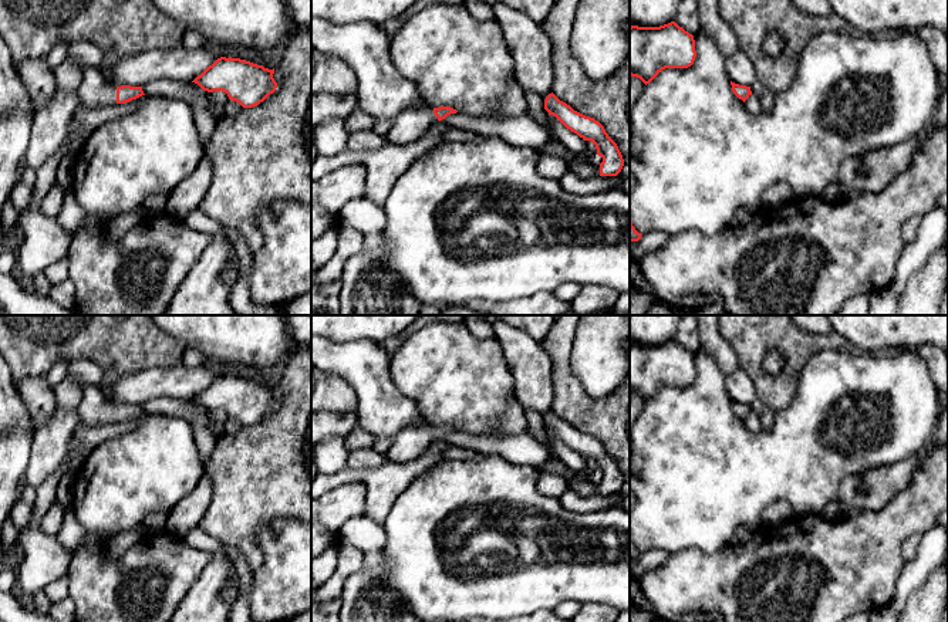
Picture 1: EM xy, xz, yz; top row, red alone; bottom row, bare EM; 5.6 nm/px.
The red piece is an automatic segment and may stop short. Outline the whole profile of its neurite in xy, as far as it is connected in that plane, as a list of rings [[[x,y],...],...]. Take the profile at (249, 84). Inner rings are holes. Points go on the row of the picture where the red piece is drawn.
[[[217,58],[192,82],[203,91],[223,91],[229,99],[243,108],[252,108],[263,102],[277,88],[273,78],[274,68],[253,64],[240,58]]]

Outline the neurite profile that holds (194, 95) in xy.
[[[155,80],[141,87],[148,97],[166,97],[188,102],[193,109],[196,128],[205,149],[217,119],[208,109],[205,104],[205,91],[200,87],[195,87],[193,82],[171,80]]]

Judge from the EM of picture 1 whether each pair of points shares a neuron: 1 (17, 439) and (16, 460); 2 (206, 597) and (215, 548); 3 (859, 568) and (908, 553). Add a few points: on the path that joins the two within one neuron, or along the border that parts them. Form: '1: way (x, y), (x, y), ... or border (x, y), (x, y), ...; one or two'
1: way (16, 445), (16, 455); one
2: way (209, 585), (216, 574), (216, 560); one
3: border (917, 533), (903, 544), (901, 555), (906, 561); two

